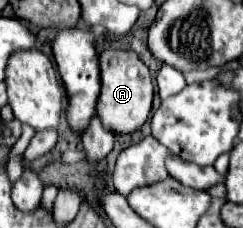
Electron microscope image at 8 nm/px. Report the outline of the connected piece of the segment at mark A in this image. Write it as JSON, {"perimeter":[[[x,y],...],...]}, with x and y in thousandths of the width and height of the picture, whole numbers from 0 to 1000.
{"perimeter":[[[424,219],[416,281],[416,412],[399,439],[399,491],[424,509],[424,553],[473,588],[539,588],[588,553],[621,491],[630,351],[613,298],[547,219]]]}

